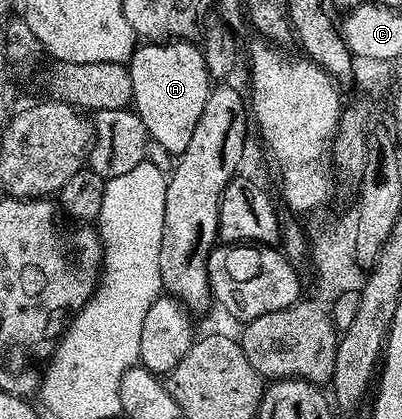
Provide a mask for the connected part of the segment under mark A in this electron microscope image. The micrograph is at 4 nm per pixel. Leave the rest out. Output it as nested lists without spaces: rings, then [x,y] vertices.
[[[190,39],[142,43],[131,55],[128,68],[134,92],[132,109],[144,123],[147,138],[164,147],[166,153],[182,154],[192,140],[196,123],[200,123],[200,115],[204,115],[204,103],[212,88],[201,48]]]

